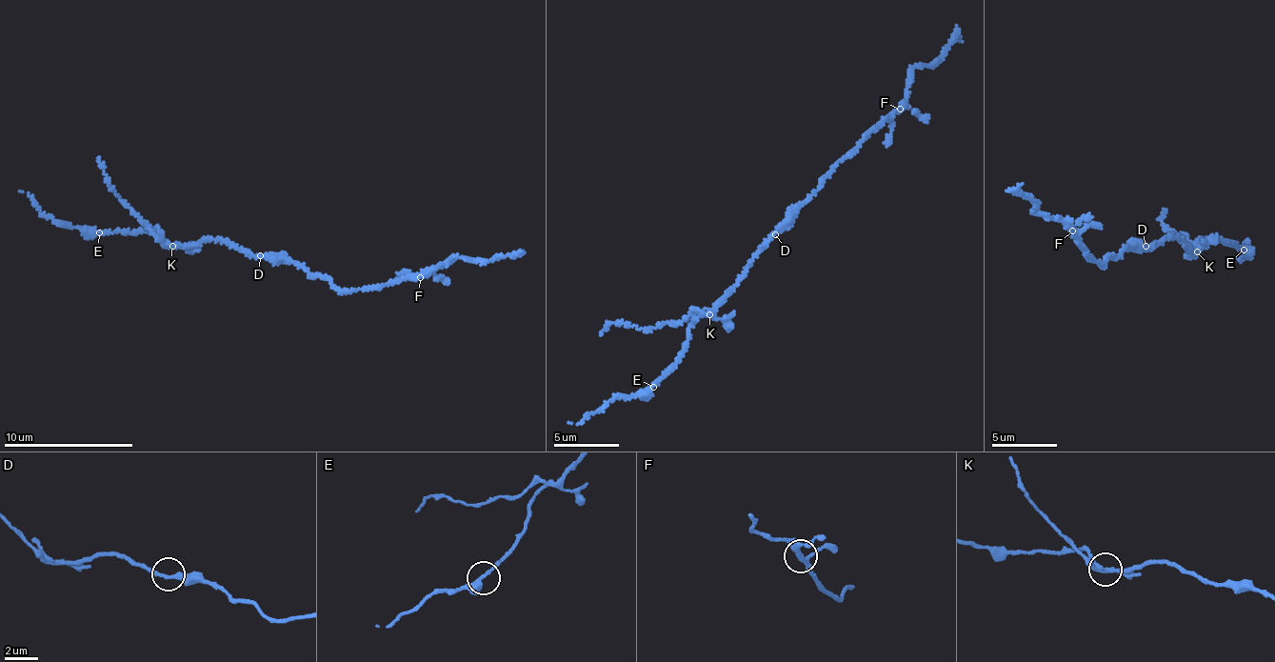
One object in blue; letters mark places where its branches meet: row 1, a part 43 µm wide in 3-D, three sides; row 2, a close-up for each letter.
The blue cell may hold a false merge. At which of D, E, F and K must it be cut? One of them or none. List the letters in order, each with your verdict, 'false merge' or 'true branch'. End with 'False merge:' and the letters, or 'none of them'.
D: true branch
E: true branch
F: true branch
K: false merge
False merge: K

